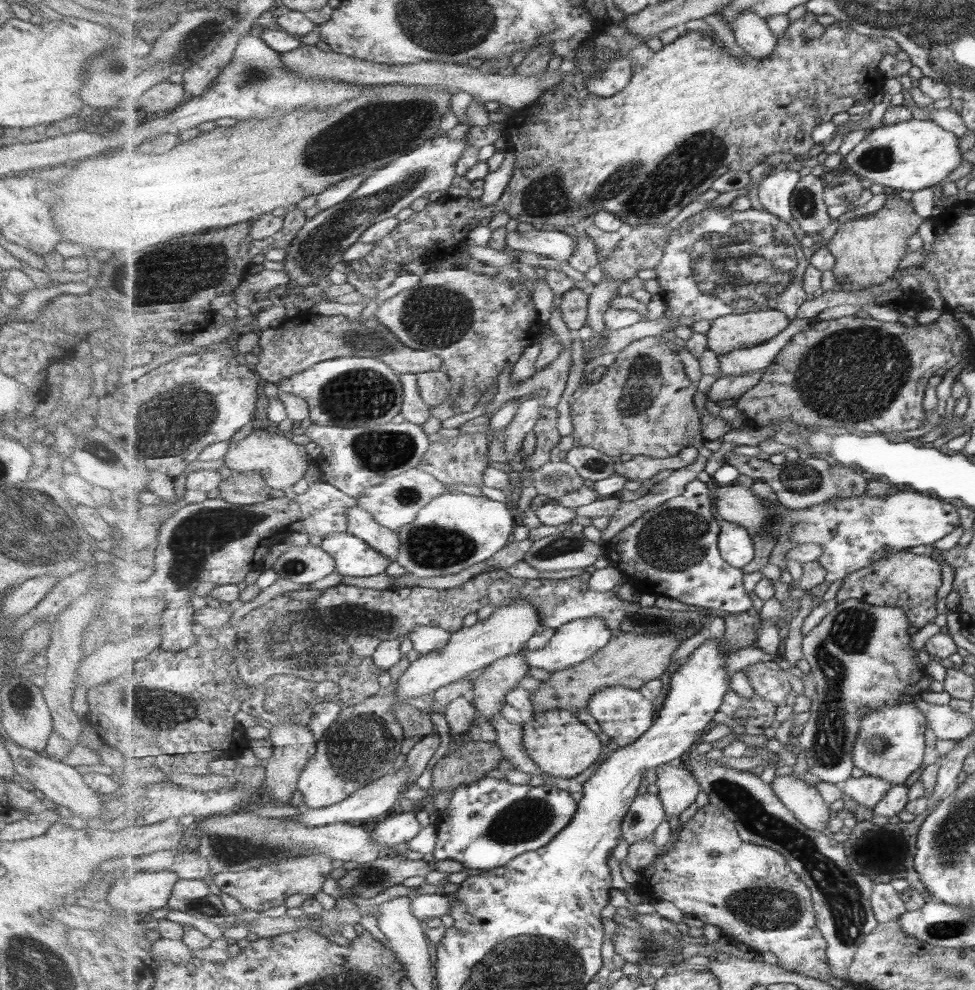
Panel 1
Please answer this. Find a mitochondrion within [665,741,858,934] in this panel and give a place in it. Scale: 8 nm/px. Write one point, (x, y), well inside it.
(764, 908)

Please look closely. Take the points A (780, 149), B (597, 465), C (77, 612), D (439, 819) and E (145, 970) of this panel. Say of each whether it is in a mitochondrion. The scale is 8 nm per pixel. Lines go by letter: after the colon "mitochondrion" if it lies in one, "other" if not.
A: other
B: mitochondrion
C: other
D: other
E: other

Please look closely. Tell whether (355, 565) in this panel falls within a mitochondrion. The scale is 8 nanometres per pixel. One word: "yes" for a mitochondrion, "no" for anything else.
no

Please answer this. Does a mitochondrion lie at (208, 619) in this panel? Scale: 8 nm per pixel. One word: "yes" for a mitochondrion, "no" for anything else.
no

